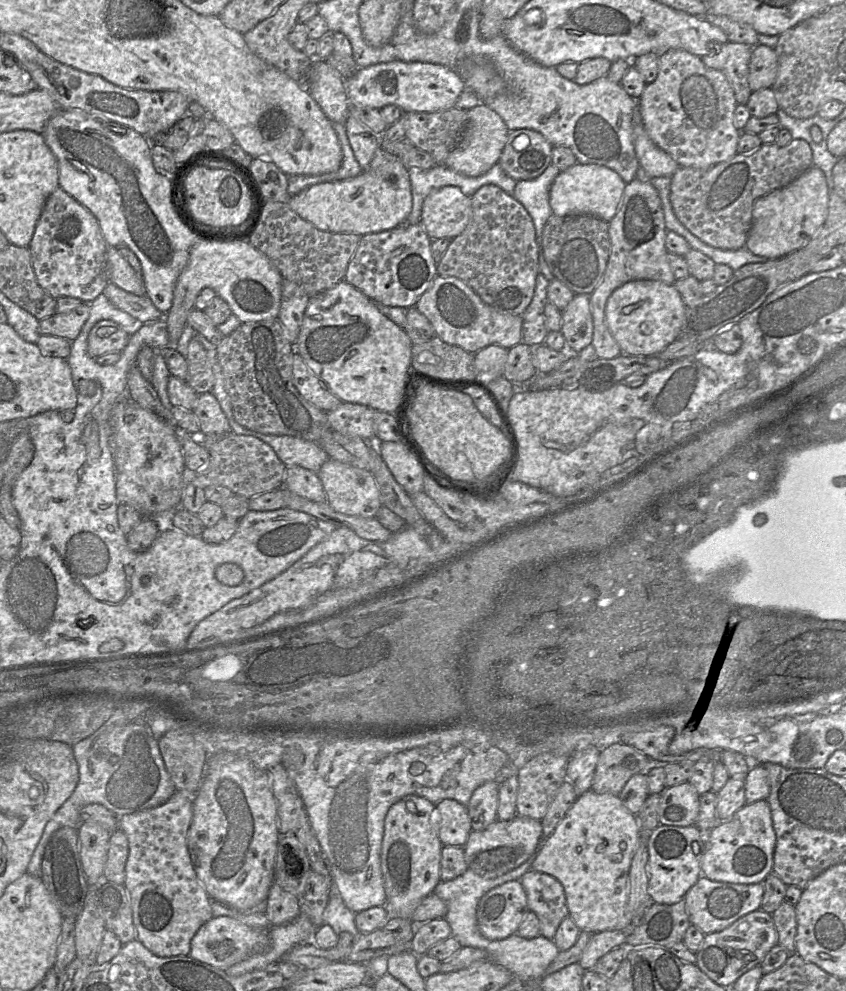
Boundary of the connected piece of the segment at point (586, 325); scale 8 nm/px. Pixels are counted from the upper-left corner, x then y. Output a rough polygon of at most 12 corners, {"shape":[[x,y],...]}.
{"shape":[[574,295],[561,313],[566,351],[593,338],[590,295]]}

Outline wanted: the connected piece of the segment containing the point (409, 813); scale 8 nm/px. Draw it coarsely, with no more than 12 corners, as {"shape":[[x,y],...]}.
{"shape":[[408,795],[384,821],[391,918],[412,920],[440,878],[436,806]]}

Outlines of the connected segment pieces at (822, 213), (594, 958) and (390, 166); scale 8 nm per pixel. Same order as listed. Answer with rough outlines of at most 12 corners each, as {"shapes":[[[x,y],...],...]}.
{"shapes":[[[813,165],[755,201],[746,248],[776,259],[806,246],[828,214]],[[628,931],[591,936],[580,958],[585,969],[614,948],[626,946]],[[401,116],[359,175],[311,185],[288,205],[322,231],[396,228],[412,209],[408,170],[392,154]]]}

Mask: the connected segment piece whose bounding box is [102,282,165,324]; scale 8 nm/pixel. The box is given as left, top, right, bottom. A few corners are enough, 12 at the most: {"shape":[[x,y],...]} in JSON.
{"shape":[[109,282],[111,304],[143,324],[165,317],[145,296]]}

